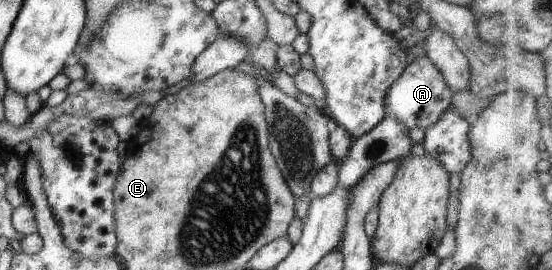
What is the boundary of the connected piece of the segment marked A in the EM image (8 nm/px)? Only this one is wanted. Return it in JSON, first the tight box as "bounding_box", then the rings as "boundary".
{"bounding_box":[384,57,452,129],"boundary":[[[416,57],[402,70],[402,73],[390,85],[386,91],[384,99],[384,113],[388,117],[396,119],[406,125],[406,129],[411,127],[422,127],[426,129],[438,121],[438,117],[451,105],[452,91],[444,81],[438,68],[427,58]]]}

